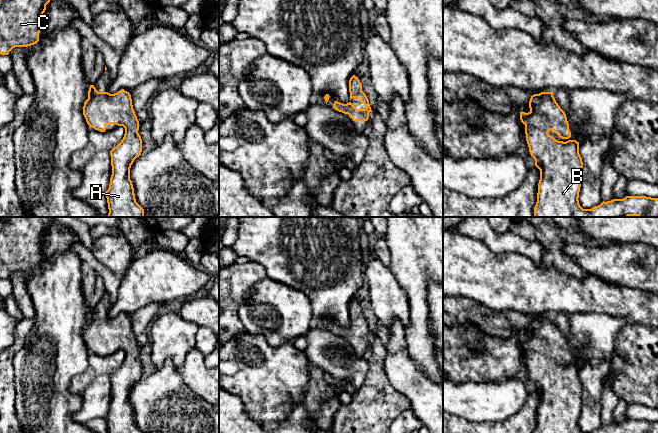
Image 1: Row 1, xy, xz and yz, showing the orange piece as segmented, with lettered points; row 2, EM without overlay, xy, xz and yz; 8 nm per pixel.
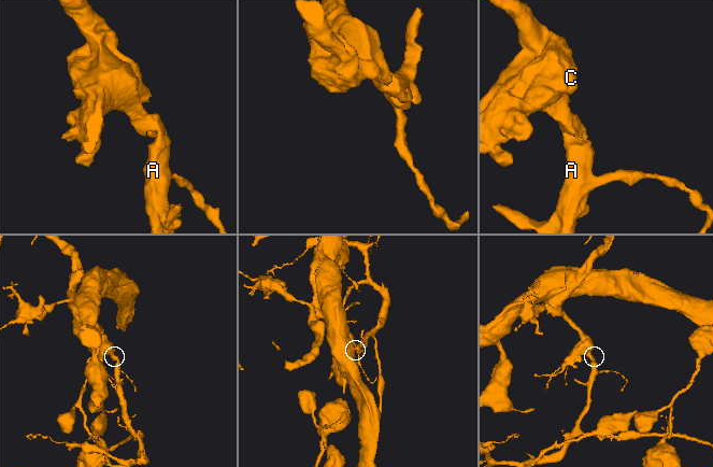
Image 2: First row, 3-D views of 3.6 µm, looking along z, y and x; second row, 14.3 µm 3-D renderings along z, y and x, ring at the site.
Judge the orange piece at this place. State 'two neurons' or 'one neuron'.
one neuron

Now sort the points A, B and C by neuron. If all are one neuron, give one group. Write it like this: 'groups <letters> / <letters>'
groups A B C

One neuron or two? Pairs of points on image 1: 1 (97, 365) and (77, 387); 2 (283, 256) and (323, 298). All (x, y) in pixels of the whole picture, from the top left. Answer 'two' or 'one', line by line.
1: one
2: one

